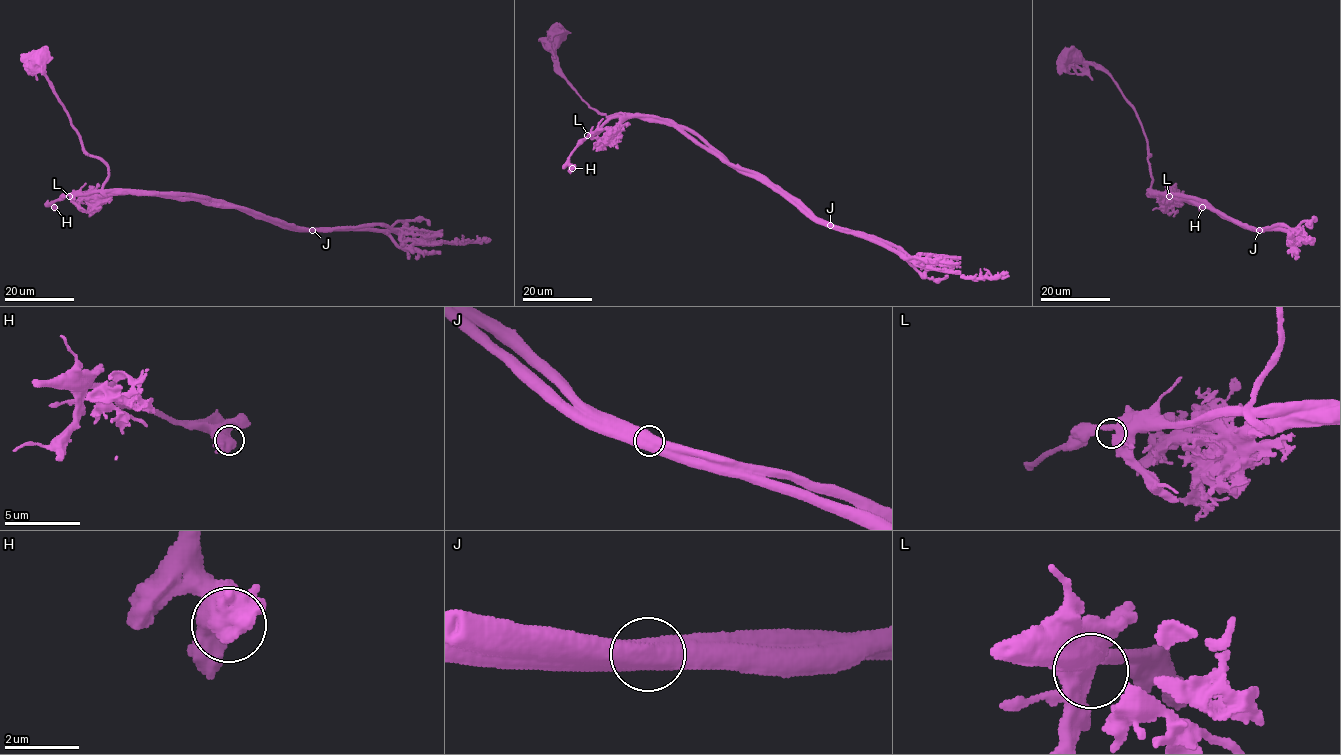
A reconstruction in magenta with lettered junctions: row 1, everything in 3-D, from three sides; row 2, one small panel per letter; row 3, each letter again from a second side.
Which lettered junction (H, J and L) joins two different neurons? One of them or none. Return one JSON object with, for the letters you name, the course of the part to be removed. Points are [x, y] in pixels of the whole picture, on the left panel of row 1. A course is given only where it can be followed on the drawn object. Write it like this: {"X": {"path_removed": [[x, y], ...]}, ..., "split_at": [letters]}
{"J": {"path_removed": [[313, 230], [291, 230], [236, 207], [178, 194], [99, 191], [64, 194], [52, 203]]}, "split_at": ["J"]}

